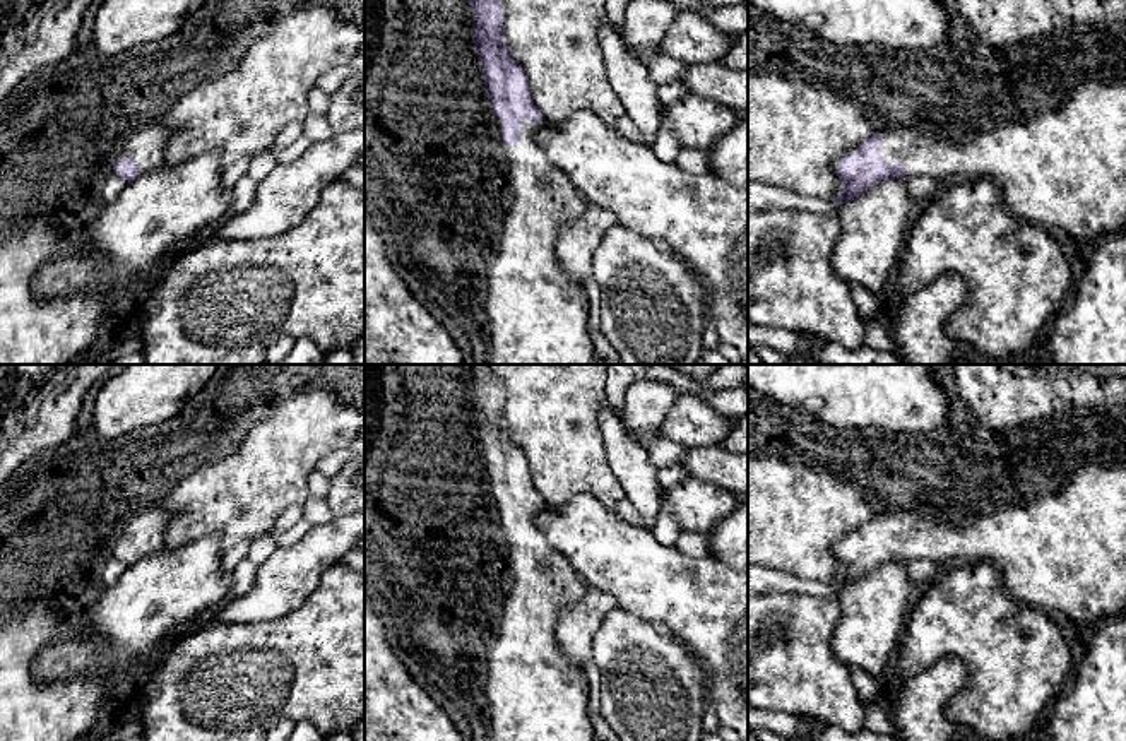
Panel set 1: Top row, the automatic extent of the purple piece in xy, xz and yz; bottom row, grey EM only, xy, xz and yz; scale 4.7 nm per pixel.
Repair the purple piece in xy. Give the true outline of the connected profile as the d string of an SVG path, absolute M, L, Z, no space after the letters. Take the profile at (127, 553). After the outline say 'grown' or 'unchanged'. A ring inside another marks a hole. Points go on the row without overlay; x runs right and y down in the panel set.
M154 503L135 513L121 532L118 544L113 549L113 558L127 566L135 565L140 558L156 553L163 548L164 531L169 513Z; grown

